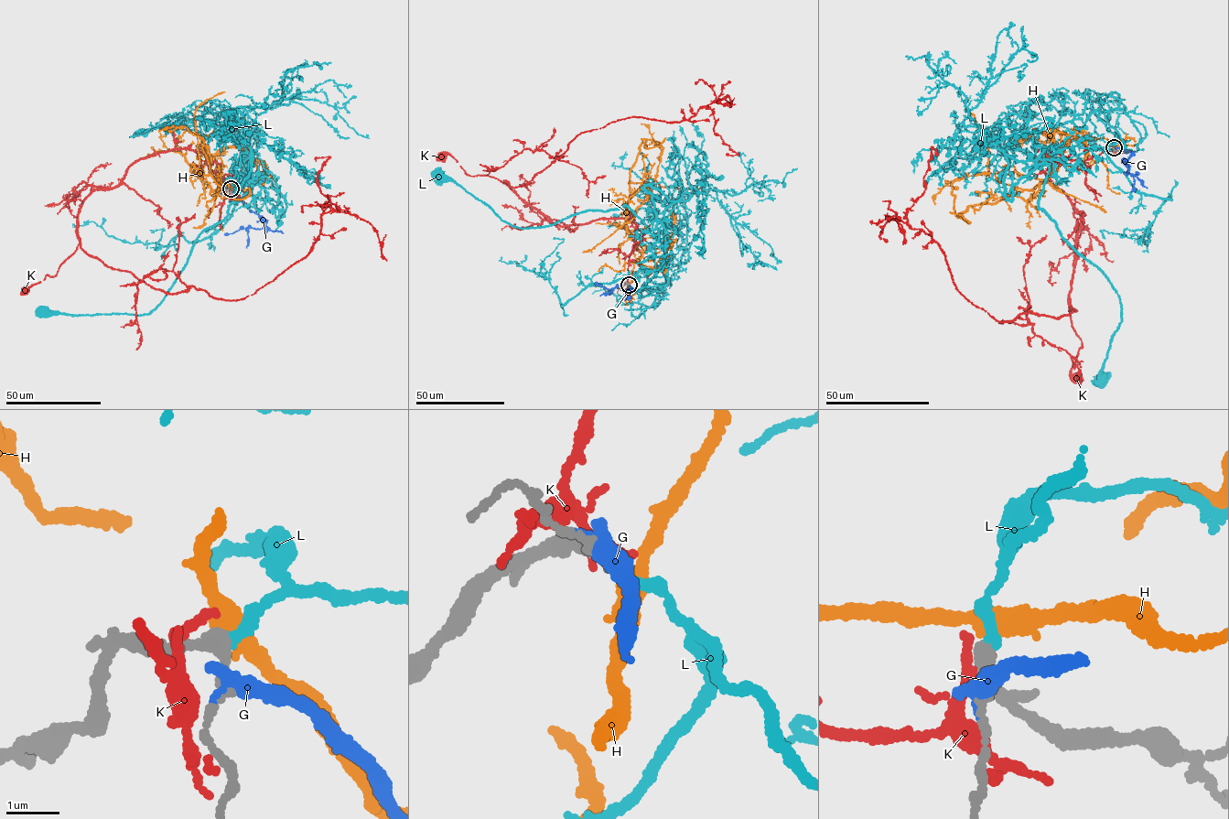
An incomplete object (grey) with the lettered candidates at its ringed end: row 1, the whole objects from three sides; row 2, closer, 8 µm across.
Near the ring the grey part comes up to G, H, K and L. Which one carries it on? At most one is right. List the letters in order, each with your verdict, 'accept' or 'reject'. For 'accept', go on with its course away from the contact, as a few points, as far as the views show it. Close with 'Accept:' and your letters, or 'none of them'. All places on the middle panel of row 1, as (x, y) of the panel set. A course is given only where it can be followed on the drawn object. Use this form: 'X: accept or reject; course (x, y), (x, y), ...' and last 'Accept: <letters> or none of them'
G: reject
H: reject
K: reject
L: accept; course (629, 285), (637, 292), (668, 280), (658, 236), (625, 205), (576, 213), (545, 227), (515, 227), (437, 176)
Accept: L

